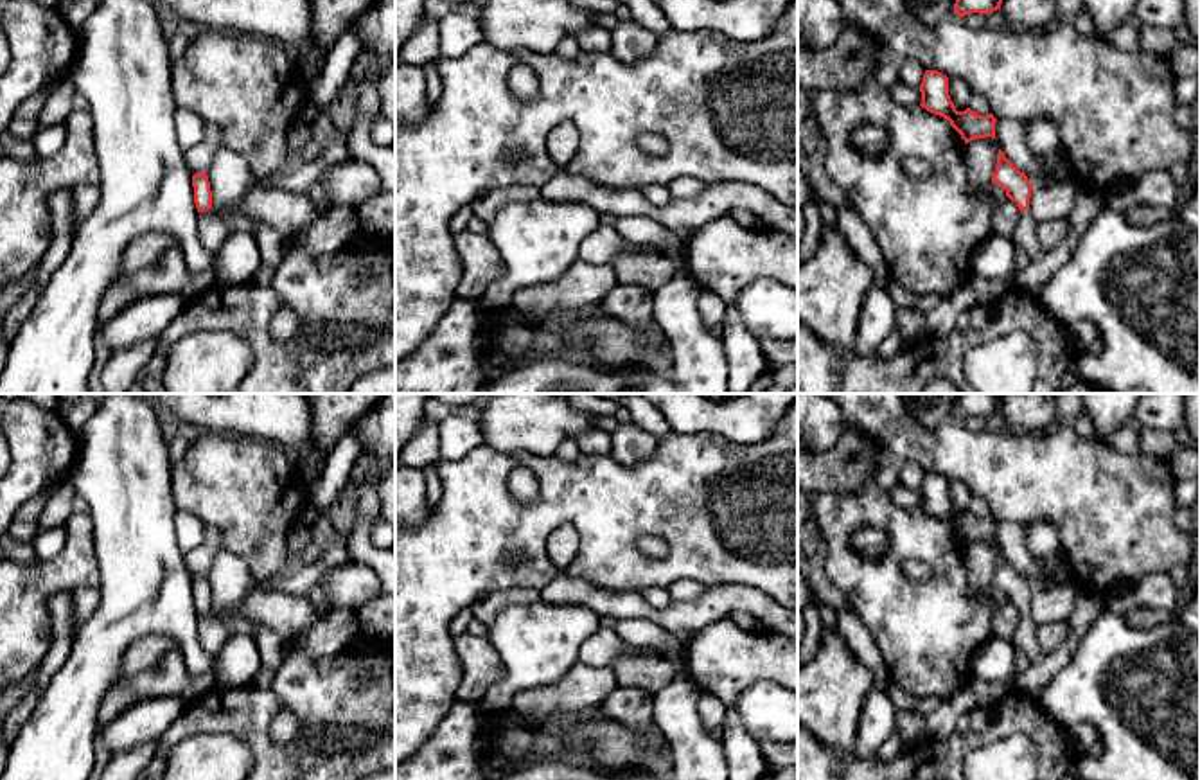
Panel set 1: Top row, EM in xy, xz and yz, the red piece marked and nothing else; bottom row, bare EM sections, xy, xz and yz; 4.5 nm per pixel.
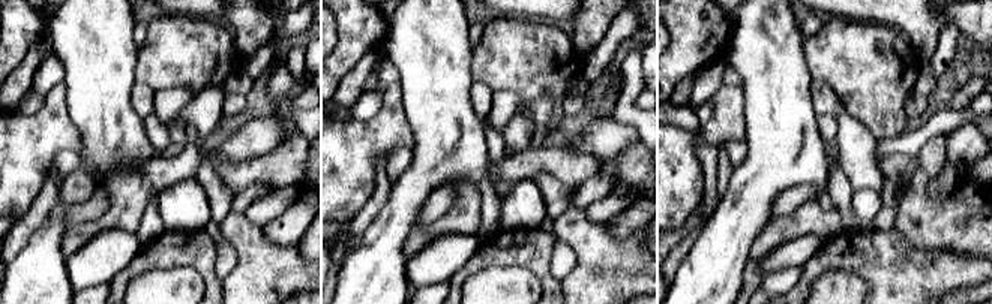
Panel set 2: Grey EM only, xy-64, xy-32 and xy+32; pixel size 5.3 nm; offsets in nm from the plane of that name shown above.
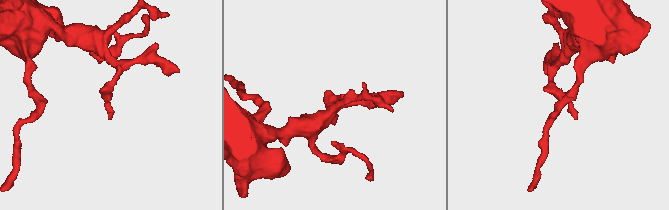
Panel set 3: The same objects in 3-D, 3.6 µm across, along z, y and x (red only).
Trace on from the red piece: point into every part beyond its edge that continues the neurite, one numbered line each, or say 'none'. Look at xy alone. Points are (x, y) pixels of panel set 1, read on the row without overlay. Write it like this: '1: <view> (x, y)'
1: xy (212, 635)

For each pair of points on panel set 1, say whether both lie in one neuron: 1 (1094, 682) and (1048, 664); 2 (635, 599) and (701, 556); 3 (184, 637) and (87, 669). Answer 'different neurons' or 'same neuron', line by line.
1: different neurons
2: different neurons
3: same neuron

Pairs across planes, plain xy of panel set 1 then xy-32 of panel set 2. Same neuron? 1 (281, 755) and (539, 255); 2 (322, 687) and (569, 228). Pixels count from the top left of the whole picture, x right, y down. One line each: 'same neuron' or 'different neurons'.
1: same neuron
2: same neuron

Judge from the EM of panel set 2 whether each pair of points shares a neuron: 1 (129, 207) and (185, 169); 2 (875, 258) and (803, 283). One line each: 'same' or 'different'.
1: same
2: same

